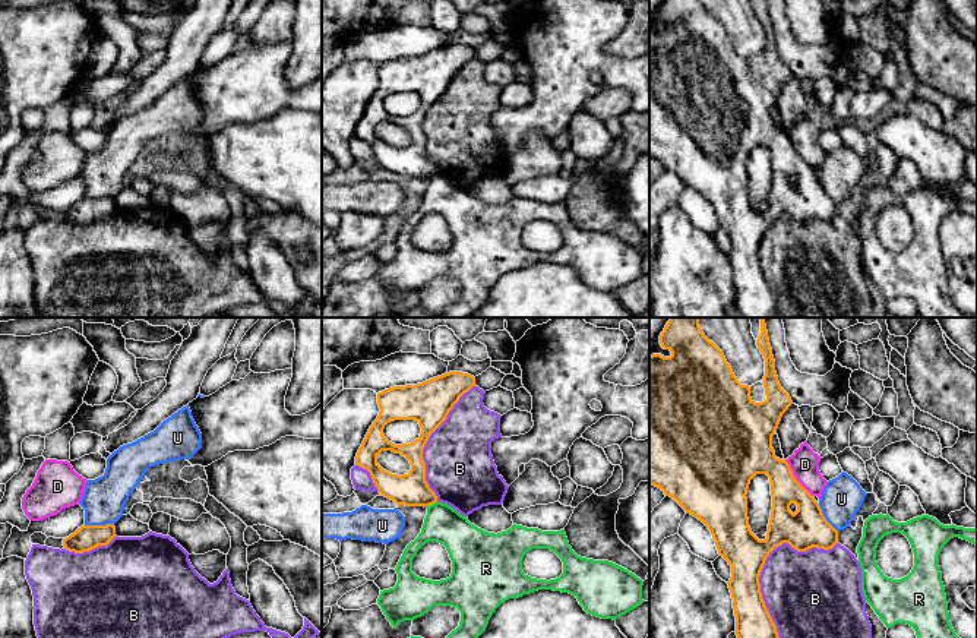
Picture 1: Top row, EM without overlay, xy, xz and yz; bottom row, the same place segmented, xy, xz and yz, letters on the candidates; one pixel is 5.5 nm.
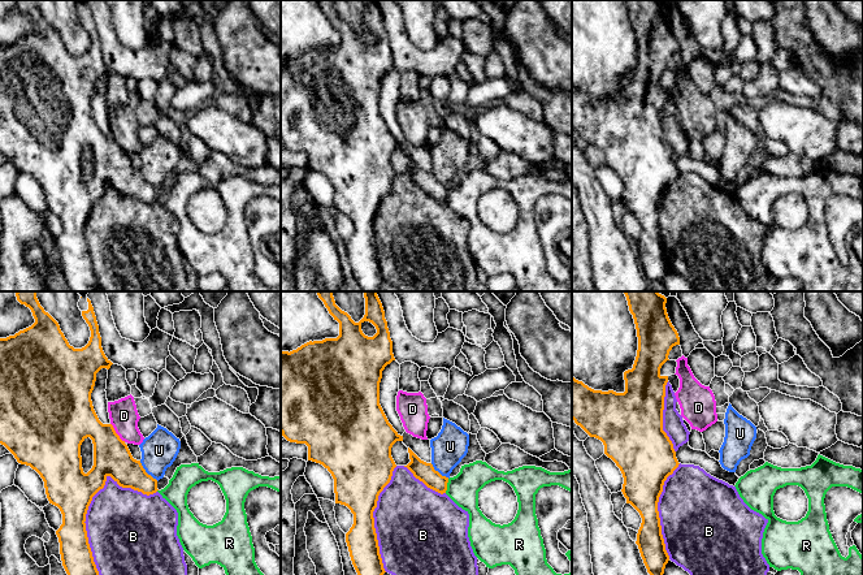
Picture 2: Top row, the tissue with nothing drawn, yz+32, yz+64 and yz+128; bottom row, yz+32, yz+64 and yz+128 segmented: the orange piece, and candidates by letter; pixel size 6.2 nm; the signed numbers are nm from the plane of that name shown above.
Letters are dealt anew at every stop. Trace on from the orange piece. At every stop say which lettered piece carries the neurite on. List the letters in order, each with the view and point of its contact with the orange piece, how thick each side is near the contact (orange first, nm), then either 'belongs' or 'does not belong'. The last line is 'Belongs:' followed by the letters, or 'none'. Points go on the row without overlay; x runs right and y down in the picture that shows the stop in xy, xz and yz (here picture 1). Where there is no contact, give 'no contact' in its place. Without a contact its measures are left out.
B: meets orange in yz at (764, 236); 220 nm thick on the orange side, 420 nm on the other; does not belong
D: meets orange in yz at (794, 151); 200 nm thick on the orange side, 160 nm on the other; does not belong
R: meets orange in xz at (432, 176); 180 nm thick on the orange side, 200 nm on the other; does not belong
U: meets orange in xy at (98, 198); 140 nm thick on the orange side, 240 nm on the other; does not belong
Belongs: none

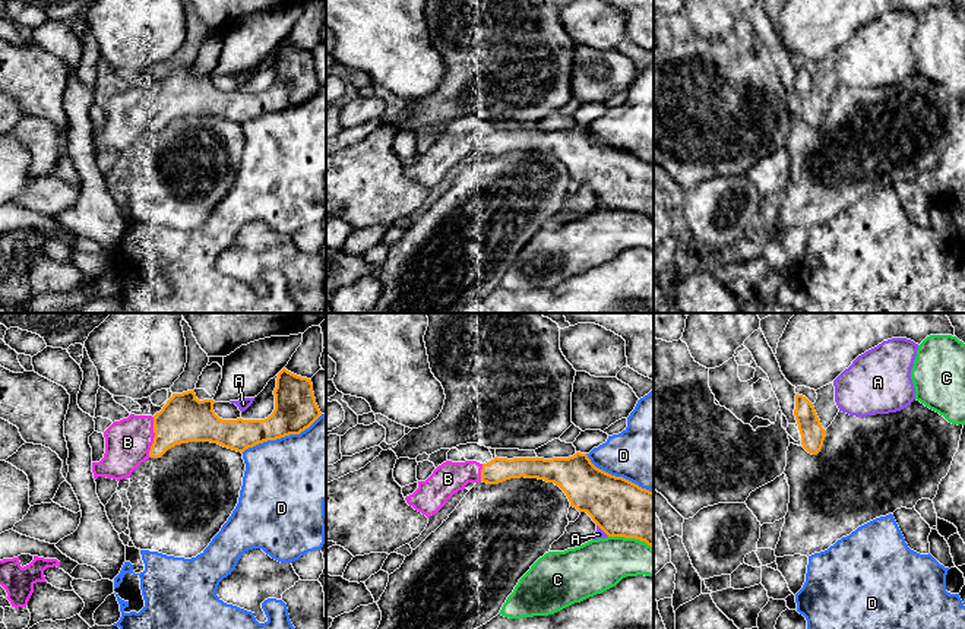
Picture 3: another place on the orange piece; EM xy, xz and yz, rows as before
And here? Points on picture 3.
A: meets orange in xz at (603, 202); 320 nm thick on the orange side, 50 nm on the other; does not belong
B: meets orange in xy at (154, 110); 260 nm thick on the orange side, 260 nm on the other; belongs
C: meets orange in xz at (630, 209); 320 nm thick on the orange side, 280 nm on the other; does not belong
D: meets orange in xy at (281, 108); 240 nm thick on the orange side, 460 nm on the other; does not belong
Belongs: B

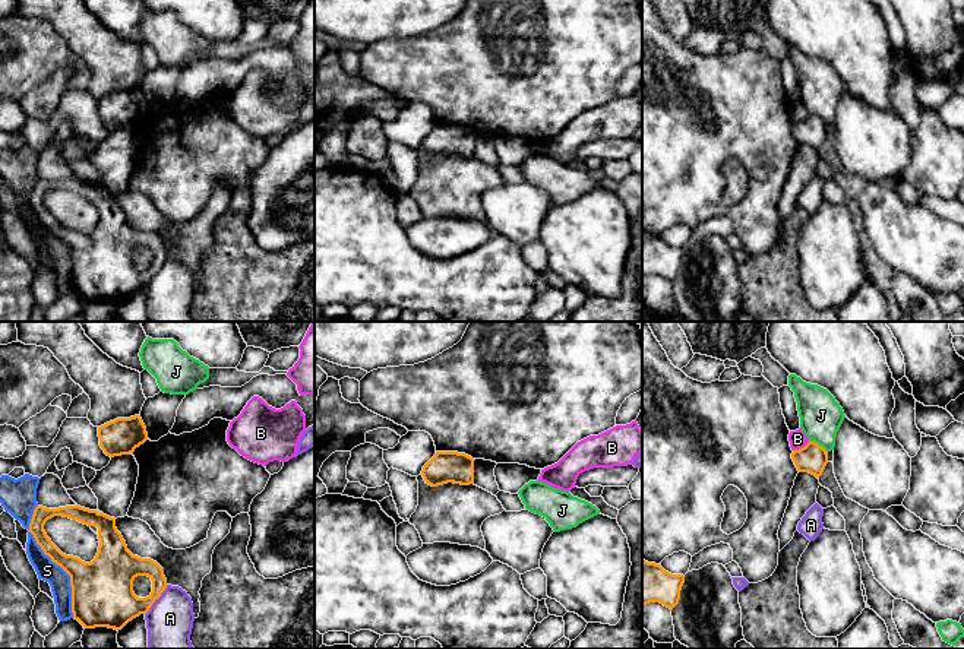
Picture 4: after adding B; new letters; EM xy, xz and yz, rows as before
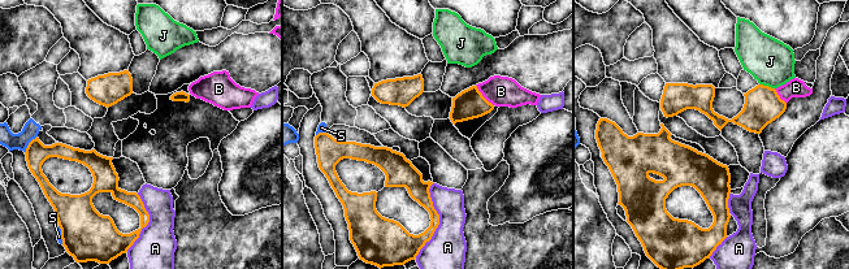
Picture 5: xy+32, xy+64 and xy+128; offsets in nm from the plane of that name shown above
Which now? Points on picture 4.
A: meets orange in xy at (157, 271); 280 nm thick on the orange side, 260 nm on the other; does not belong
B: meets orange in yz at (802, 120); 160 nm thick on the orange side, 100 nm on the other; does not belong
J: meets orange in yz at (816, 116); 160 nm thick on the orange side, 240 nm on the other; does not belong
S: meets orange in xy at (53, 234); 240 nm thick on the orange side, 120 nm on the other; does not belong
Belongs: none

